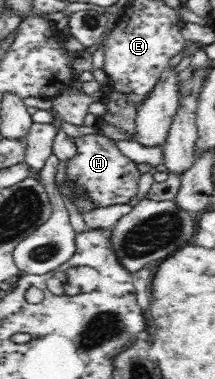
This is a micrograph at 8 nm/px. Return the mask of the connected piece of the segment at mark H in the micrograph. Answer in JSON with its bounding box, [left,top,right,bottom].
[66,134,146,208]

